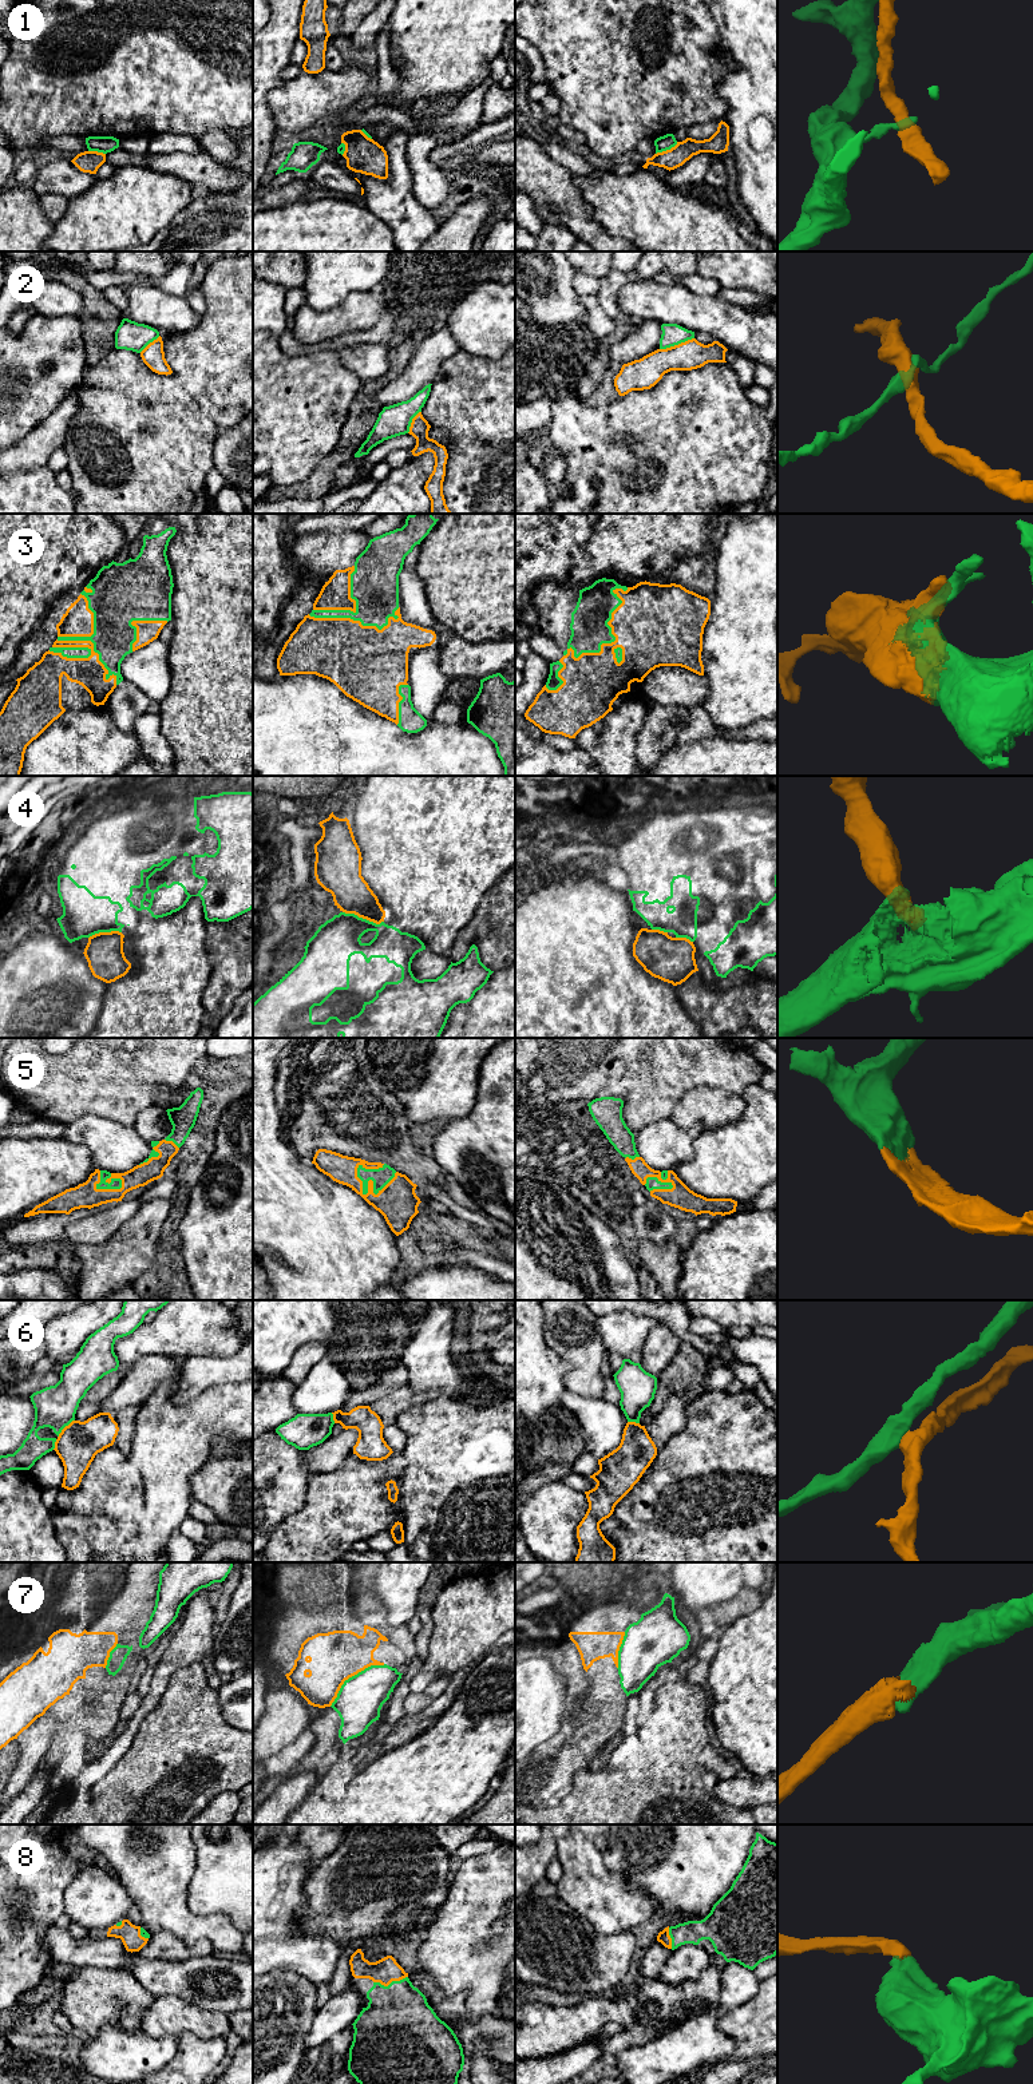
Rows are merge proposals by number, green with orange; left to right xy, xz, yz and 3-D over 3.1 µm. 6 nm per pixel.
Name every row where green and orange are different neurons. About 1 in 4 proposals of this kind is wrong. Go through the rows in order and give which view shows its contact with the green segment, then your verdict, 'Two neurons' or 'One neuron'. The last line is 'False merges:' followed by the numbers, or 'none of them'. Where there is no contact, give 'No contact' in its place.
1: Touches green in yz. Two neurons
2: Touches green in yz. Two neurons
3: Touches green in xy. One neuron
4: Touches green in xz. Two neurons
5: Touches green in xz. One neuron
6: Touches green in xy. Two neurons
7: Touches green in xz. One neuron
8: Touches green in xz. One neuron
False merges: 1, 2, 4, 6

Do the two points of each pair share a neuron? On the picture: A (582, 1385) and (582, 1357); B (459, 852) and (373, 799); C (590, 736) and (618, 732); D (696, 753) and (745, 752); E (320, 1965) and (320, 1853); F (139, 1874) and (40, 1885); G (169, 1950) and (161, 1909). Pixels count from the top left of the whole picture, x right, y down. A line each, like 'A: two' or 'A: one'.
A: one
B: one
C: one
D: one
E: two
F: two
G: two

